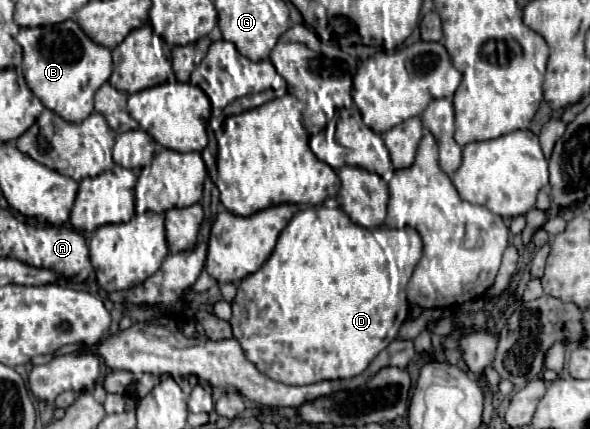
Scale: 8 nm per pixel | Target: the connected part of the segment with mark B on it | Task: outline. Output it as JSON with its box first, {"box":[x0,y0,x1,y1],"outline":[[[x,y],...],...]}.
{"box":[16,21,112,123],"outline":[[[74,21],[48,27],[24,27],[16,35],[24,49],[24,77],[46,109],[70,123],[82,123],[94,111],[94,93],[112,73],[110,49],[94,43]]]}

